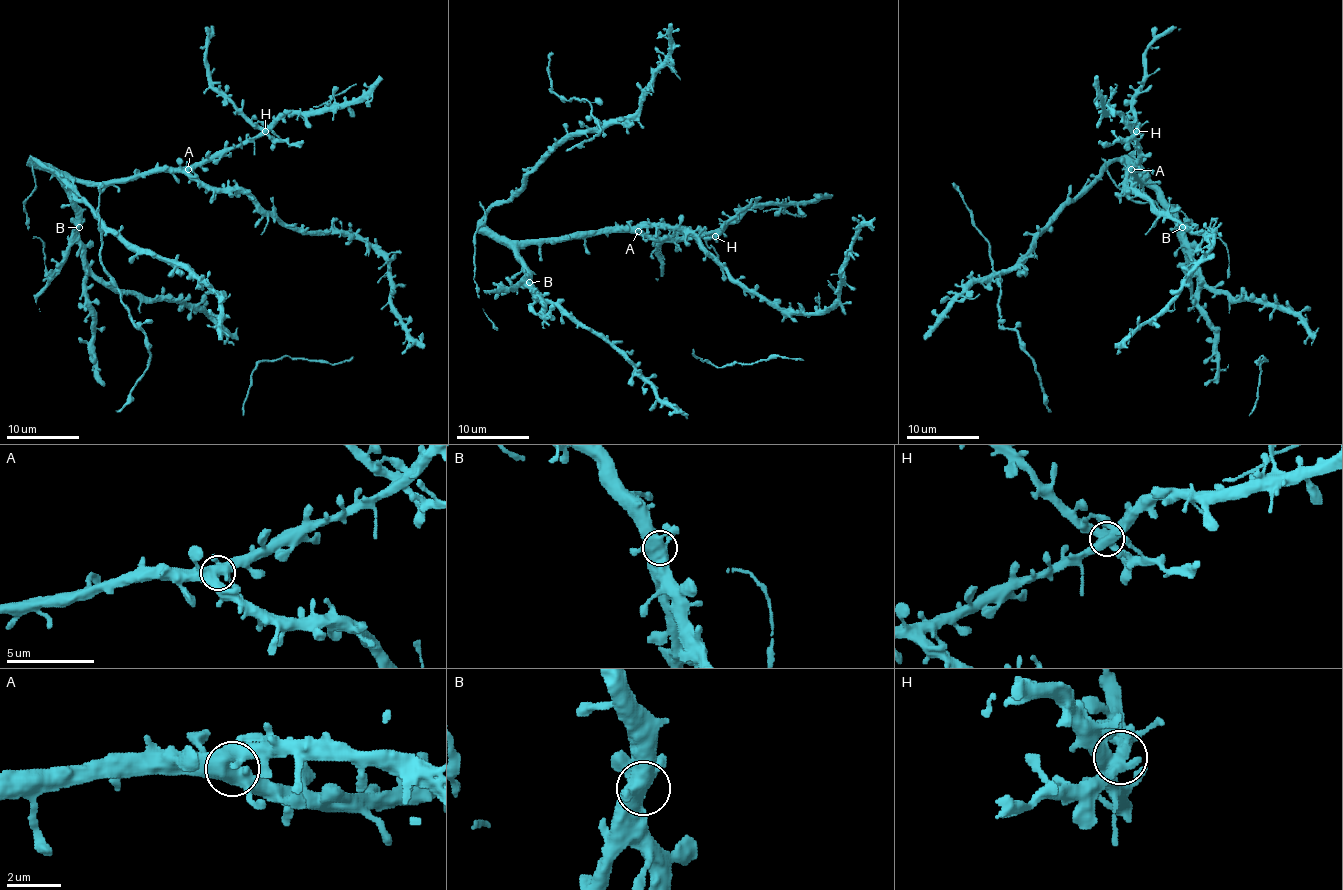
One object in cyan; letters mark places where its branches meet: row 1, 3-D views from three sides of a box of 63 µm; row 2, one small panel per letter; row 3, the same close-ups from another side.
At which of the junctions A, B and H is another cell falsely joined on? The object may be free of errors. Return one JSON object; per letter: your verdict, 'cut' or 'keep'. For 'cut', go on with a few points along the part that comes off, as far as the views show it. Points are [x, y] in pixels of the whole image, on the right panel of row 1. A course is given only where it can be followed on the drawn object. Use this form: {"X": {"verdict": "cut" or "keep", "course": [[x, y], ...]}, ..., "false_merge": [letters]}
{"A": {"verdict": "keep"}, "B": {"verdict": "keep"}, "H": {"verdict": "keep"}, "false_merge": []}

